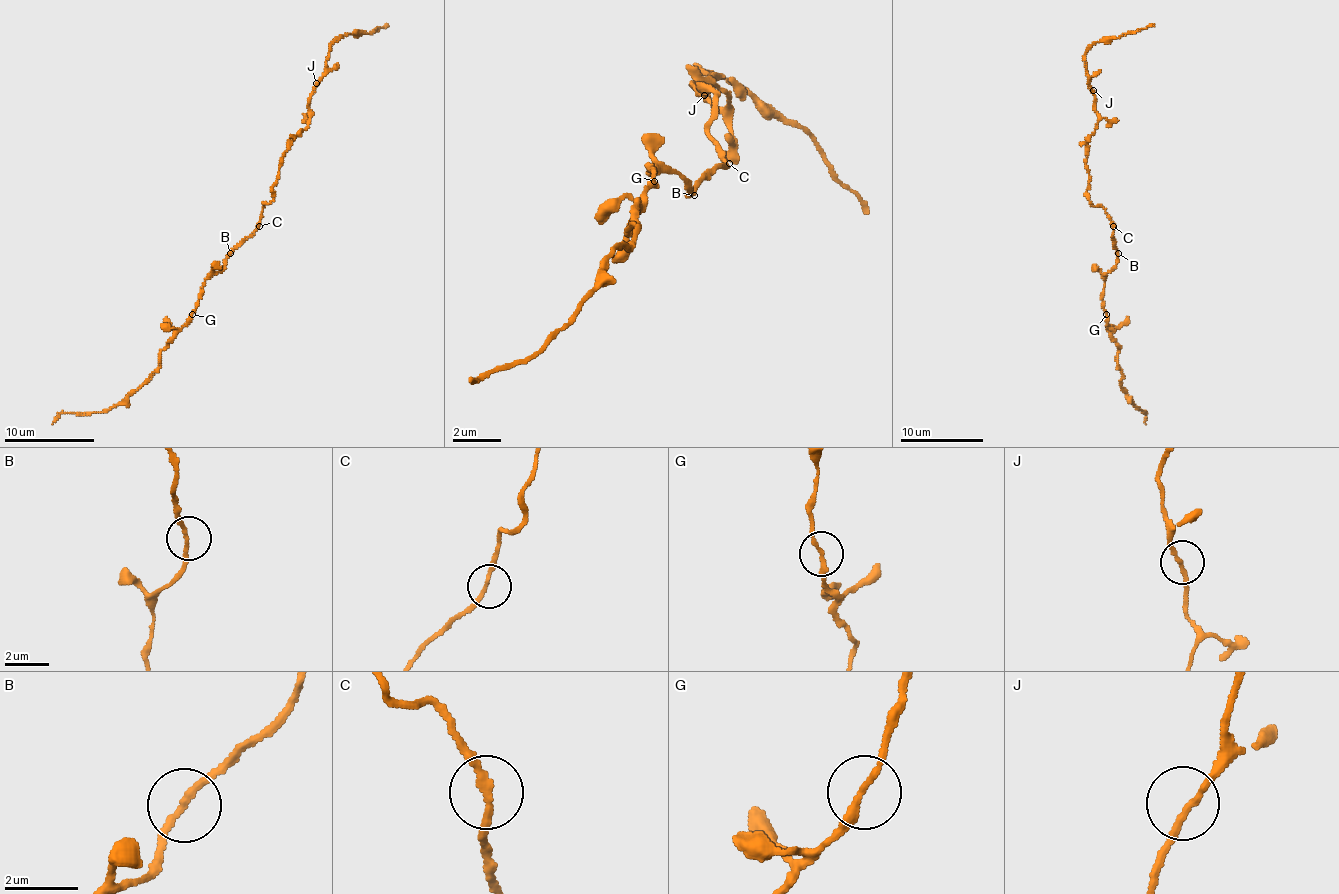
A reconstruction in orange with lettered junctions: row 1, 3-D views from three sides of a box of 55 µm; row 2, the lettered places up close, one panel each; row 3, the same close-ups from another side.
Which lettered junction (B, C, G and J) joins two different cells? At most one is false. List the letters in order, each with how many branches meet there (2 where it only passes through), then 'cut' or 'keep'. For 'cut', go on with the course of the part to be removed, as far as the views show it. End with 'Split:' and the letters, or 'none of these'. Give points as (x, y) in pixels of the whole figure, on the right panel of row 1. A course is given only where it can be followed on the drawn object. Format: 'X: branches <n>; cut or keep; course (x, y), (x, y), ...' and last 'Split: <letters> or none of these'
B: branches 2; keep
C: branches 2; keep
G: branches 2; cut; course (1107, 314), (1106, 321), (1118, 348), (1118, 365), (1122, 376), (1120, 383), (1139, 409), (1145, 411), (1146, 424)
J: branches 2; keep
Split: G

